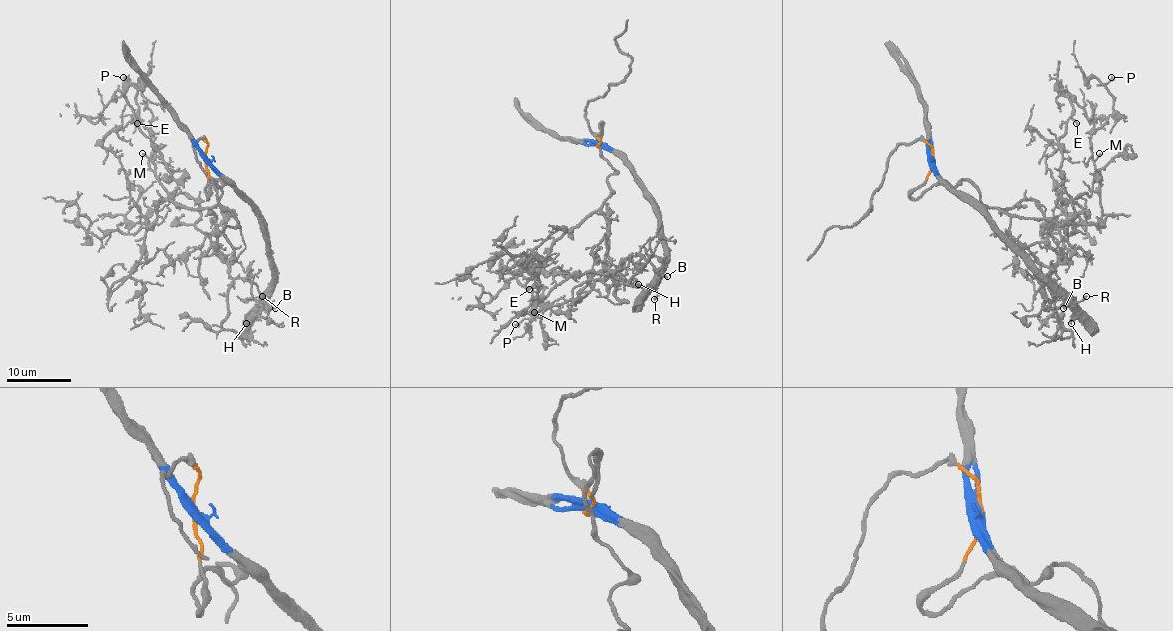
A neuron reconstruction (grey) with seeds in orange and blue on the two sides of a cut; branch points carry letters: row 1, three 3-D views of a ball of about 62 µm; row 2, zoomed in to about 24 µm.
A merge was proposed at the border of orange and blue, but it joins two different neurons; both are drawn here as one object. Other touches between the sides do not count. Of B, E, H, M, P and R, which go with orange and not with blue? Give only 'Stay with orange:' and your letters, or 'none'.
Stay with orange: E, M, P

